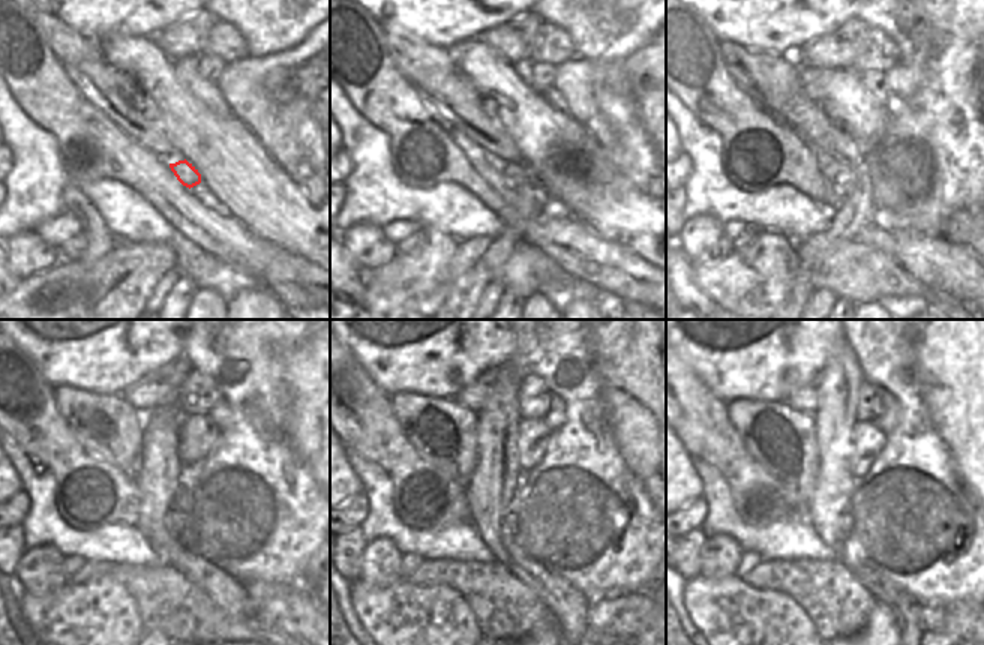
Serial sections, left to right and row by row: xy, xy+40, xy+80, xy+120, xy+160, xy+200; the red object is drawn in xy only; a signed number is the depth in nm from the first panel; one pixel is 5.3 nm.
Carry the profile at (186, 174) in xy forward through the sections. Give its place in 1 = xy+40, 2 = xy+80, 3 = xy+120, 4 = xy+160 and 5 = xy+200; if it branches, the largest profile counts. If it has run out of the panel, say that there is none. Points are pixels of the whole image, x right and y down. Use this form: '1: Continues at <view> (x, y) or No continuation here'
1: Continues at xy+40 (515, 174)
2: Continues at xy+80 (842, 177)
3: Continues at xy+120 (174, 521)
4: Continues at xy+160 (509, 521)
5: Continues at xy+200 (845, 521).

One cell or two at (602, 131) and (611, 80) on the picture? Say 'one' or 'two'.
one

